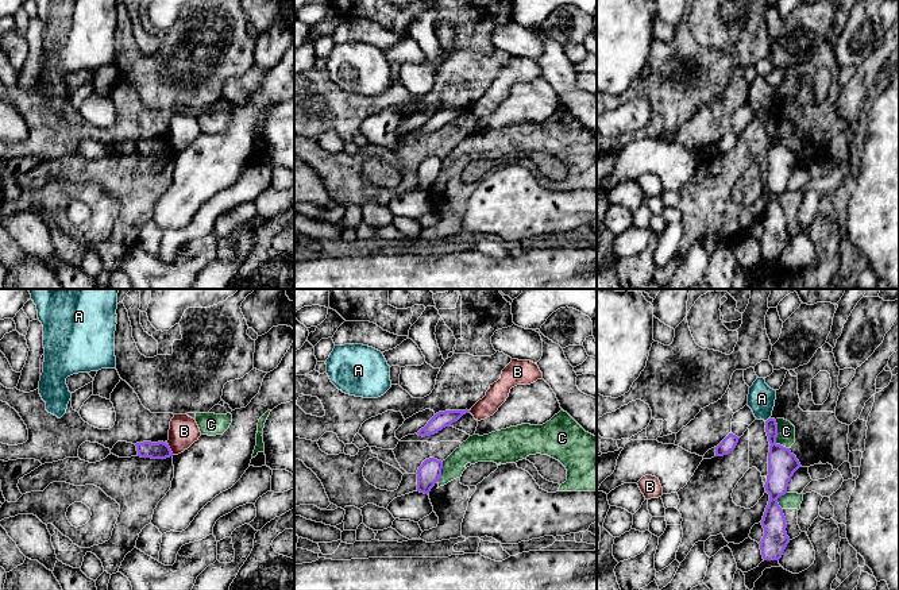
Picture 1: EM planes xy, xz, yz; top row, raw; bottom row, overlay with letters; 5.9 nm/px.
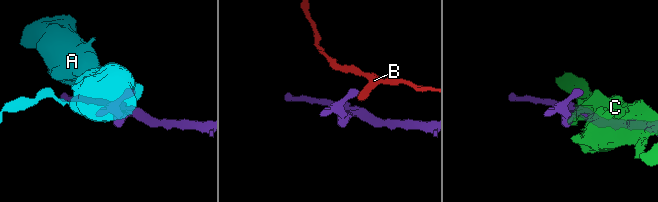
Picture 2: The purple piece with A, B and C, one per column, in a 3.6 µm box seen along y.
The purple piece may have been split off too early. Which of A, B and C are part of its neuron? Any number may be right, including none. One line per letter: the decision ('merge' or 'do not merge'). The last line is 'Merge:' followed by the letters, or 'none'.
A: do not merge
B: do not merge
C: do not merge
Merge: none

